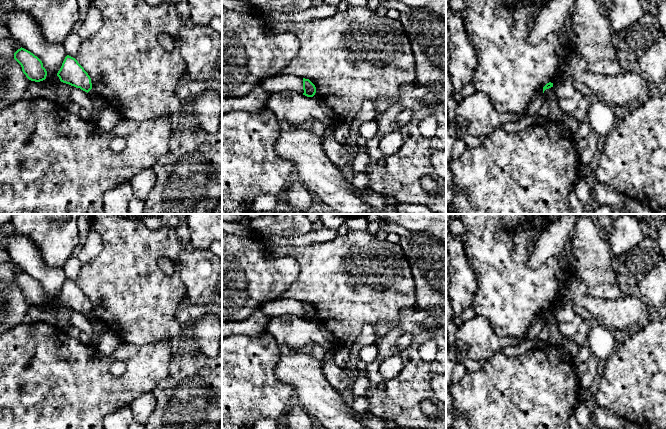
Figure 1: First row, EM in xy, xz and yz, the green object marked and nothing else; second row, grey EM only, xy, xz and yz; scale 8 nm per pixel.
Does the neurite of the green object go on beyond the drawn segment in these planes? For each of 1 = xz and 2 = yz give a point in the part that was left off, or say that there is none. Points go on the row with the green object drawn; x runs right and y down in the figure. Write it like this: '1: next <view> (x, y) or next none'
1: next none
2: next none

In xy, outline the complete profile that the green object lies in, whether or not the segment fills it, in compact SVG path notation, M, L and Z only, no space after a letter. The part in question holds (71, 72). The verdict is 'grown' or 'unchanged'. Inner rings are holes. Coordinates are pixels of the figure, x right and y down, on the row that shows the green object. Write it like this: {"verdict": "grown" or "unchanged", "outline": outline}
{"verdict": "unchanged", "outline": "M67 55L57 73L60 81L76 88L80 88L85 92L92 89L91 78L78 61Z"}

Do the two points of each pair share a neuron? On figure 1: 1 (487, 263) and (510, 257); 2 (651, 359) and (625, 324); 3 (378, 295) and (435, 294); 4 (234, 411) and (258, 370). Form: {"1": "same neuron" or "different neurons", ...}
{"1": "same neuron", "2": "different neurons", "3": "different neurons", "4": "same neuron"}

